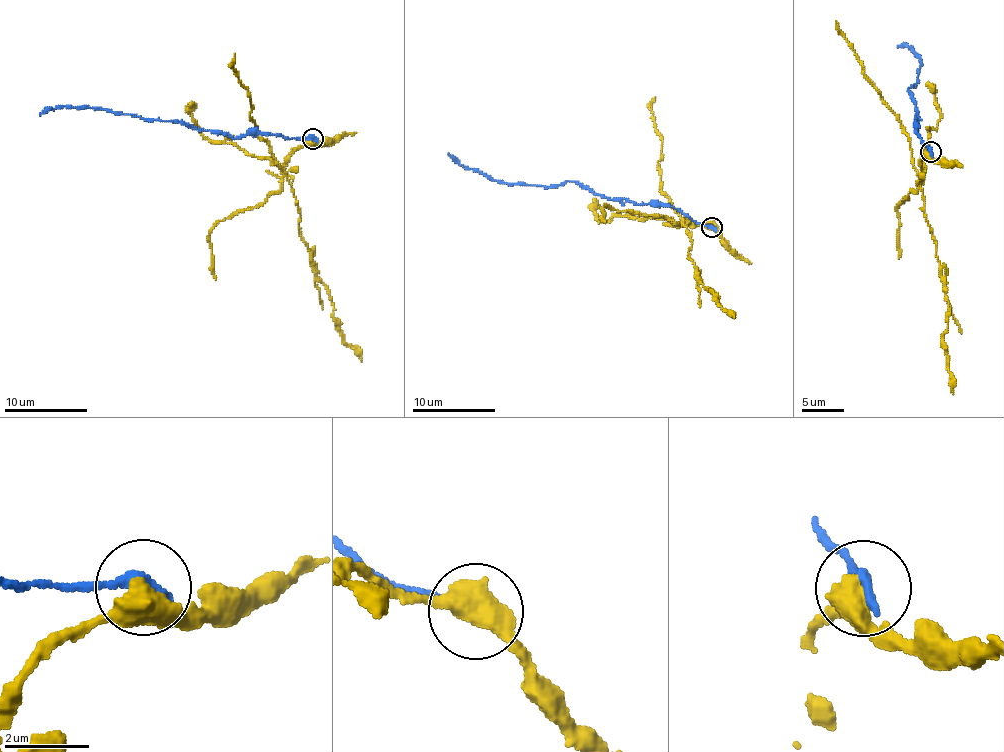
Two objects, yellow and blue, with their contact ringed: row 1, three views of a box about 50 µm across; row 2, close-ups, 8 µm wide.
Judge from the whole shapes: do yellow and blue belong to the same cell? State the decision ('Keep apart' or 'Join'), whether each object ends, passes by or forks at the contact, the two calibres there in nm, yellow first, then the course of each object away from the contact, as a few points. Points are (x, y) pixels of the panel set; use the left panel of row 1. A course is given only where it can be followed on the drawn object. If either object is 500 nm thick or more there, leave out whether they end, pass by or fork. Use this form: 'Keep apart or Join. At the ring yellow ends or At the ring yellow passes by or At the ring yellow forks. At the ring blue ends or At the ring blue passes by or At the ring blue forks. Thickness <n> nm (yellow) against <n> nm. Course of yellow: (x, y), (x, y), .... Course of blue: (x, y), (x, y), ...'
Keep apart. Thickness 550 nm (yellow) against 320 nm. Course of yellow: (313, 139), (291, 155), (283, 173), (296, 199), (299, 232), (314, 275), (329, 295), (335, 327), (361, 361). Course of blue: (313, 139), (249, 132), (232, 138), (168, 121), (86, 107), (58, 105), (40, 115)

